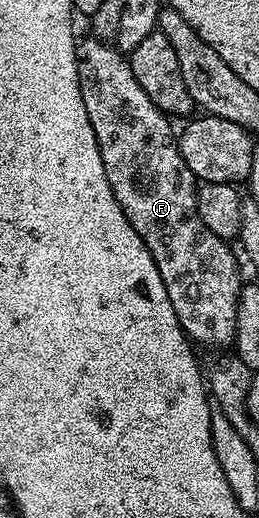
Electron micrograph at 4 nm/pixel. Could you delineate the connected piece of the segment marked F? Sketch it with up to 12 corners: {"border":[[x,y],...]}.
{"border":[[96,38],[103,170],[194,345],[235,338],[238,253],[203,226],[170,117]]}

